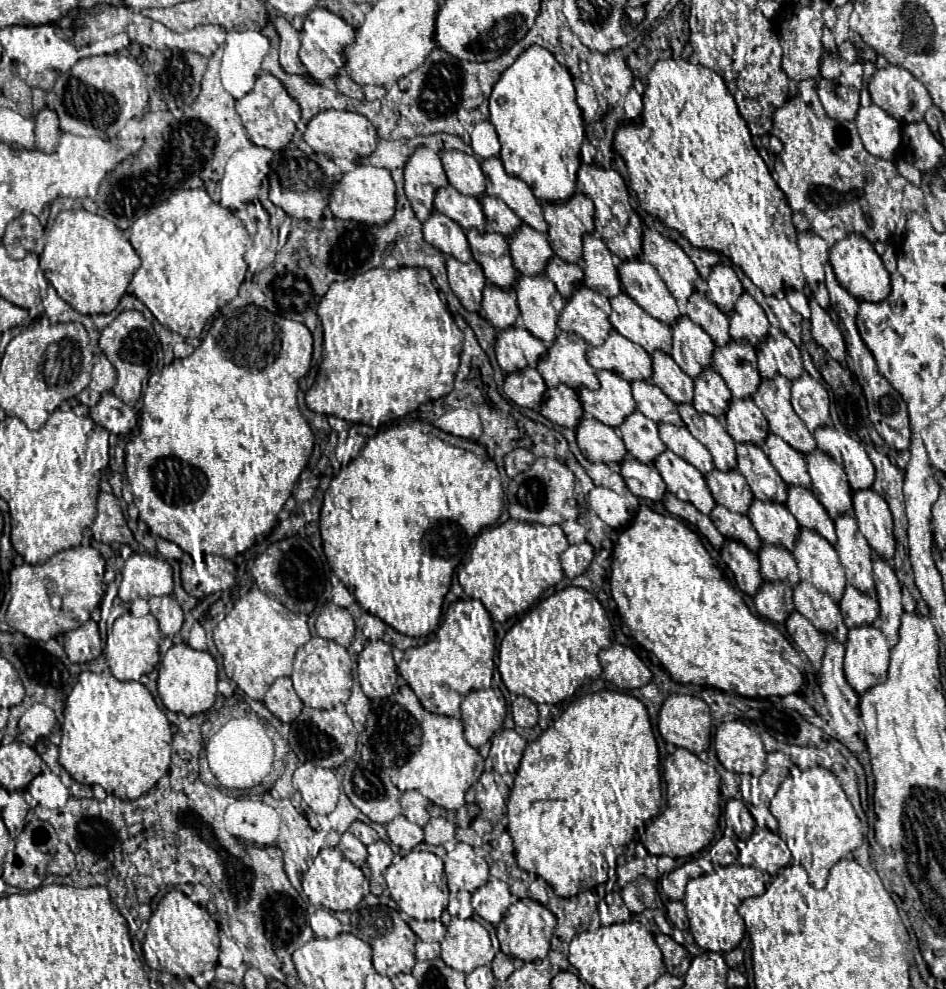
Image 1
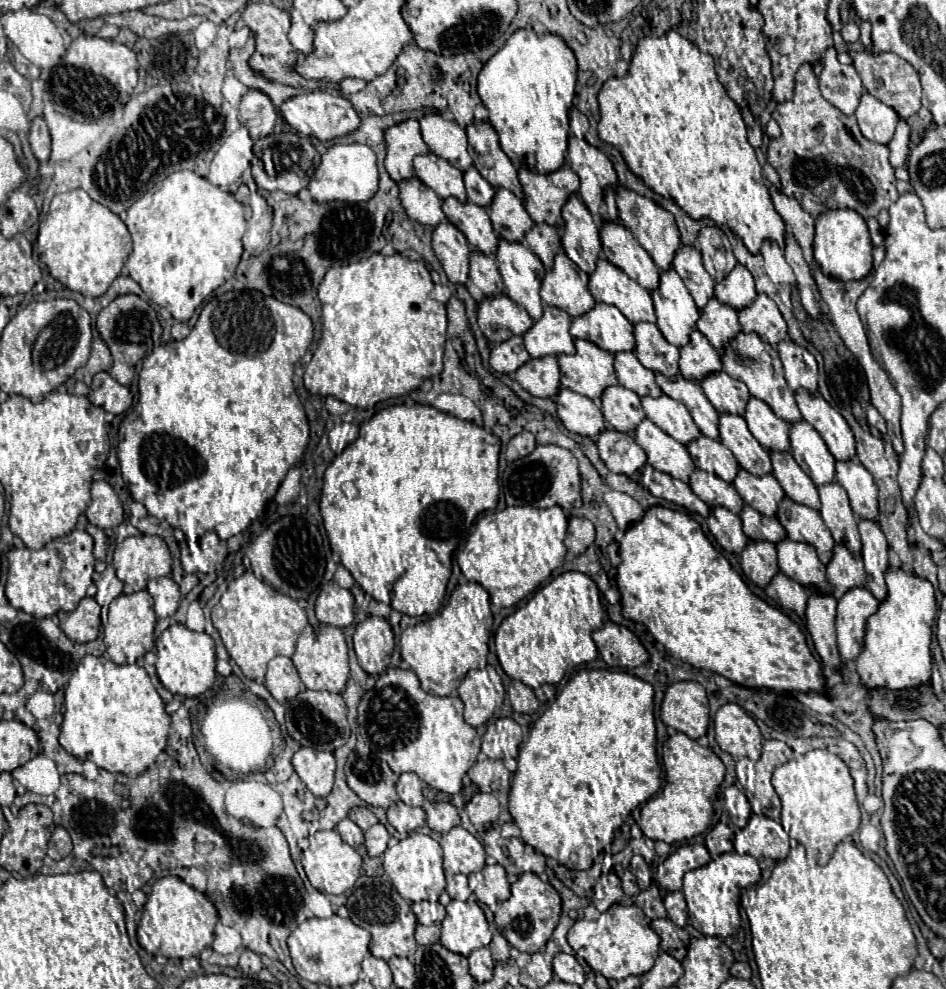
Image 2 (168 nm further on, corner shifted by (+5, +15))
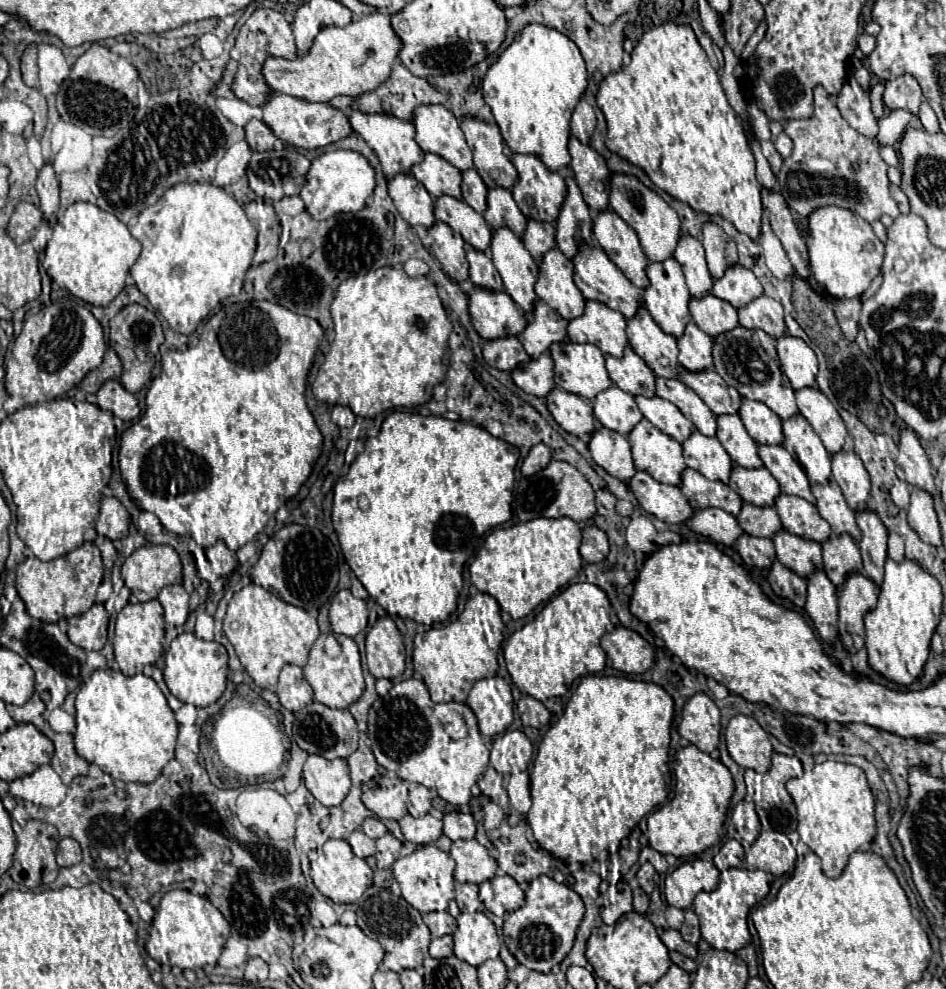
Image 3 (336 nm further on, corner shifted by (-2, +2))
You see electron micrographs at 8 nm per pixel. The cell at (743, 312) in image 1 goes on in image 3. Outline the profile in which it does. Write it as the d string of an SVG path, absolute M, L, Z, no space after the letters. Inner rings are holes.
M743 265L727 269L725 277L713 283L713 295L731 303L735 309L749 305L753 299L763 295L763 287L757 277Z

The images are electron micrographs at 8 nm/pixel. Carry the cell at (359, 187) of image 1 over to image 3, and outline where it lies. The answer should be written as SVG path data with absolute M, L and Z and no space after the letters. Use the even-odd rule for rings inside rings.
M329 151L319 155L307 173L307 183L301 189L301 199L307 211L317 219L327 219L337 213L357 213L367 205L367 199L375 191L375 169L369 161L355 151Z

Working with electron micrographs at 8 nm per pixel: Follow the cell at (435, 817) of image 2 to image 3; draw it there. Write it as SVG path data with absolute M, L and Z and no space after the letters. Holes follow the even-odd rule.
M459 811L447 813L443 817L443 835L447 835L451 841L473 839L473 835L475 835L473 815L465 815L465 813L459 813Z

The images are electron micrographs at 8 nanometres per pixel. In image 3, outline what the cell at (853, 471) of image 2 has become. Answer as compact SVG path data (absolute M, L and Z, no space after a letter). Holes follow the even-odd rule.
M843 449L831 457L831 463L833 463L833 479L841 487L847 505L857 513L867 511L871 481L861 459L853 451Z

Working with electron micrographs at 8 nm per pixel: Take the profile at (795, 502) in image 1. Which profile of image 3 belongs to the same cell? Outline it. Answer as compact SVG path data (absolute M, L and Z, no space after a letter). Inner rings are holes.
M761 445L759 457L763 459L769 473L781 485L781 493L801 497L801 499L815 505L815 497L811 493L811 483L809 483L807 475L803 473L803 467L787 453L785 447L781 447L781 445L769 445L769 447Z

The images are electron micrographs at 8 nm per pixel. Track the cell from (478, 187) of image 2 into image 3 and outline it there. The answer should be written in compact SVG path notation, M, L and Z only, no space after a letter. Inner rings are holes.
M469 169L463 173L461 191L463 191L463 201L467 205L471 205L477 213L485 213L485 209L487 209L487 187L475 169Z

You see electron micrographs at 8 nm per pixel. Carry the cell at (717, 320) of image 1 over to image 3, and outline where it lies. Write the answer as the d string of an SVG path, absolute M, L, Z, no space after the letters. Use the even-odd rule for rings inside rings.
M681 237L673 257L675 257L675 261L681 265L681 269L685 273L687 287L689 287L691 295L695 299L703 299L707 295L711 295L713 277L711 277L711 273L707 269L705 251L703 251L703 245L699 243L699 239Z

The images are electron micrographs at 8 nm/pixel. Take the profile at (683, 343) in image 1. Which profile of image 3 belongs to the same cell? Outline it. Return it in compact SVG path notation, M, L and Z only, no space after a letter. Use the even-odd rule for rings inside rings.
M673 257L663 261L663 263L649 263L647 277L649 277L651 285L643 291L643 297L645 297L645 307L647 307L649 315L661 327L663 333L679 339L685 333L685 327L691 323L691 311L689 311L691 293L687 289L687 283L685 283L685 277L683 277L679 263Z

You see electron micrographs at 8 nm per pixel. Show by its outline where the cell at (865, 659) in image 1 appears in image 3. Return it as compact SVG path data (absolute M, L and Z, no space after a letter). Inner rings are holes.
M861 573L849 575L849 579L837 589L839 597L839 639L845 649L855 655L865 647L863 617L877 605L877 585Z

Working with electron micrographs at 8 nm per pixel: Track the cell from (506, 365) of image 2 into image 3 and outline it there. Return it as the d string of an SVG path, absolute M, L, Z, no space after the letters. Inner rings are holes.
M507 337L507 339L487 341L483 347L483 359L495 369L511 373L517 365L529 363L531 357L525 353L517 337Z

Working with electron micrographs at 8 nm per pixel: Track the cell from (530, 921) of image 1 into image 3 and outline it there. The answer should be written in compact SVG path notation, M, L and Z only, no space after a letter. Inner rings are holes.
M541 875L533 879L529 889L525 891L525 905L505 915L505 923L503 923L505 945L515 955L515 959L527 969L549 973L571 951L575 931L581 919L583 919L581 897L571 887L563 883L555 883L547 875Z

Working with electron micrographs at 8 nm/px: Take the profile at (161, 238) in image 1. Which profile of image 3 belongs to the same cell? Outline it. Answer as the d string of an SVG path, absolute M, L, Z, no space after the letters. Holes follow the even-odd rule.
M179 183L167 189L155 205L139 215L137 225L131 227L131 235L143 245L139 259L131 267L137 289L149 299L153 309L167 319L171 329L185 335L191 335L221 299L239 295L257 247L257 231L249 223L243 207L233 195L211 183Z

